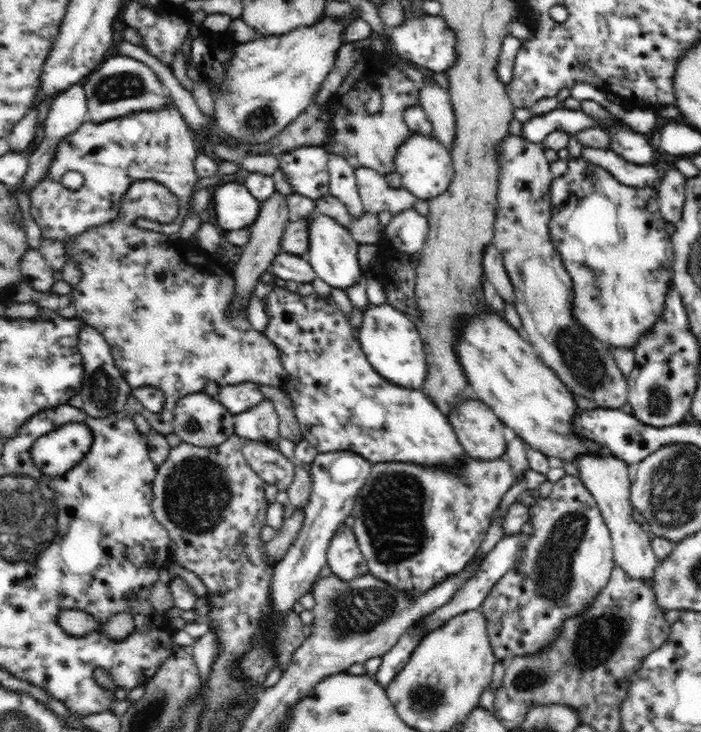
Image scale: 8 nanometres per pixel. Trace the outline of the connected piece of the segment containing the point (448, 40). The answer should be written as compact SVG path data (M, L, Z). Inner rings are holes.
M407 9L406 20L400 26L389 27L388 33L395 52L415 66L424 66L433 72L445 73L455 63L455 34L440 15L425 13L417 16Z

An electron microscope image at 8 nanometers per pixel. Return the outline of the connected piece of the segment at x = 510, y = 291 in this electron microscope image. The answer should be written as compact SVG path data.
M490 243L485 246L482 255L483 274L488 277L494 289L506 304L514 302L514 287L511 285L508 273L506 272L502 255L498 252L496 245Z

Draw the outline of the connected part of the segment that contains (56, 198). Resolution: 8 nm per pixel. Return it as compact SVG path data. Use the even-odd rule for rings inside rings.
M171 100L160 110L142 110L140 113L132 113L126 117L113 118L99 123L86 120L72 134L61 138L44 178L29 190L31 214L34 222L40 226L43 237L57 241L72 240L94 226L112 222L119 216L122 195L128 187L134 181L146 179L162 183L178 197L178 214L174 222L168 222L168 224L146 218L136 218L133 224L142 230L152 230L175 237L180 227L183 226L184 219L188 216L194 186L201 178L194 169L194 160L200 153L198 142L188 123L173 103ZM66 172L81 172L84 177L82 186L77 190L66 189L62 185L62 176Z

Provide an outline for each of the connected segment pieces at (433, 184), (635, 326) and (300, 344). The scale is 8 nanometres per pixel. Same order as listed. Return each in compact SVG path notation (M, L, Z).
M411 132L397 148L395 171L401 176L402 185L419 199L428 200L446 192L454 176L451 152L436 137Z
M578 157L577 159L567 158L567 171L560 178L555 178L550 186L550 199L552 199L552 218L550 218L549 226L550 239L552 239L552 245L556 247L556 250L560 251L560 257L562 257L562 263L566 267L566 271L570 273L572 277L572 287L574 287L574 317L575 320L587 330L587 332L598 338L599 342L604 342L610 347L628 347L633 348L638 344L638 340L642 336L646 336L648 332L652 332L654 324L658 324L658 320L664 314L664 304L666 304L666 286L672 285L673 280L673 260L674 249L673 242L670 235L666 232L666 224L662 213L658 206L658 193L654 186L651 188L637 189L633 186L626 186L618 179L614 178L614 175L610 174L606 169L586 161L584 157Z
M273 285L268 295L268 304L265 306L265 312L270 320L268 320L266 330L261 334L264 335L266 339L270 340L270 342L274 343L275 348L277 348L280 353L282 367L284 367L284 371L287 373L287 378L282 382L280 387L284 389L286 394L290 397L298 424L300 425L300 431L302 431L303 439L314 446L318 453L346 450L360 454L360 456L366 458L370 463L402 461L424 465L424 467L441 467L442 465L444 465L444 467L453 467L468 458L465 450L459 444L458 438L454 433L452 425L446 418L446 415L428 399L428 396L422 391L422 388L414 389L414 387L402 387L398 384L394 384L382 377L382 375L370 365L366 354L362 351L359 341L359 330L352 328L349 318L341 312L331 296L328 296L328 298L320 298L316 293L311 296L300 296L296 291L289 291L286 287L277 287Z

